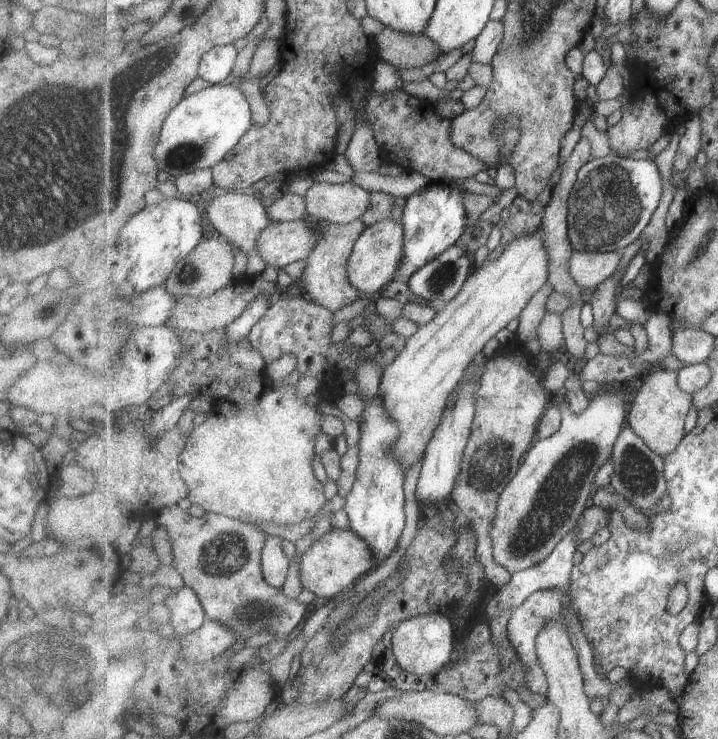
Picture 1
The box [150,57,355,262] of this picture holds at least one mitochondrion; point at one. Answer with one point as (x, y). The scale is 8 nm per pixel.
(183, 156)

